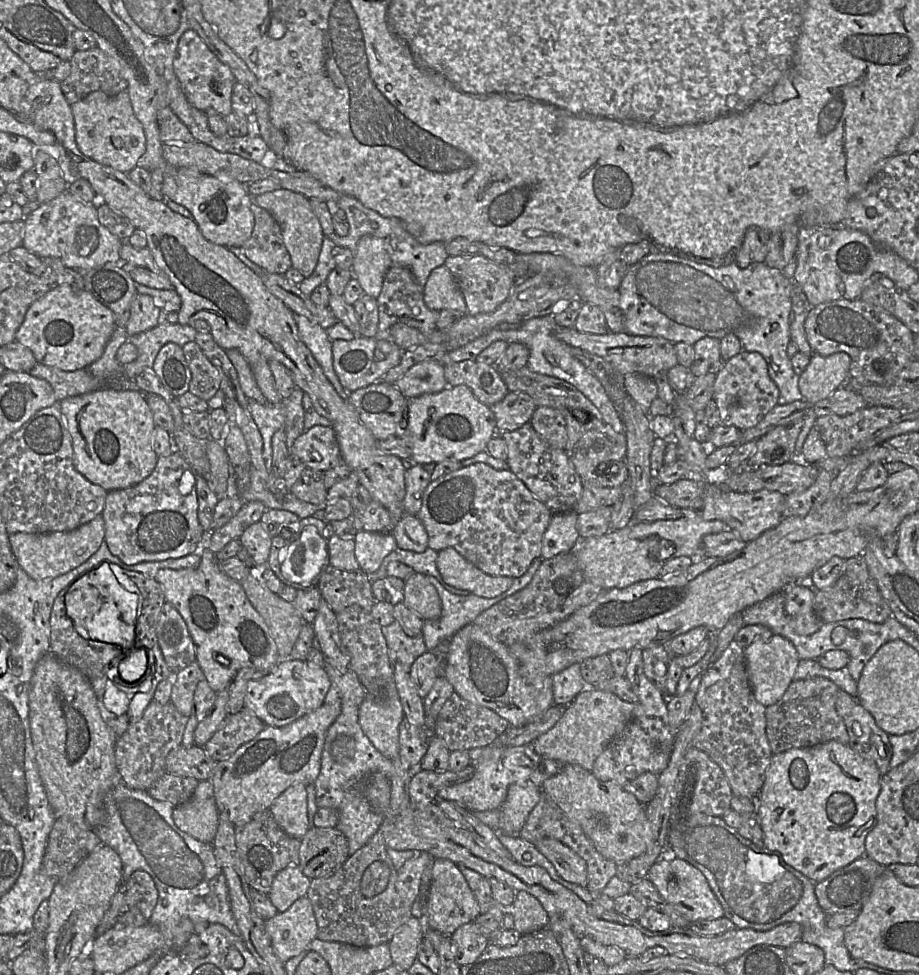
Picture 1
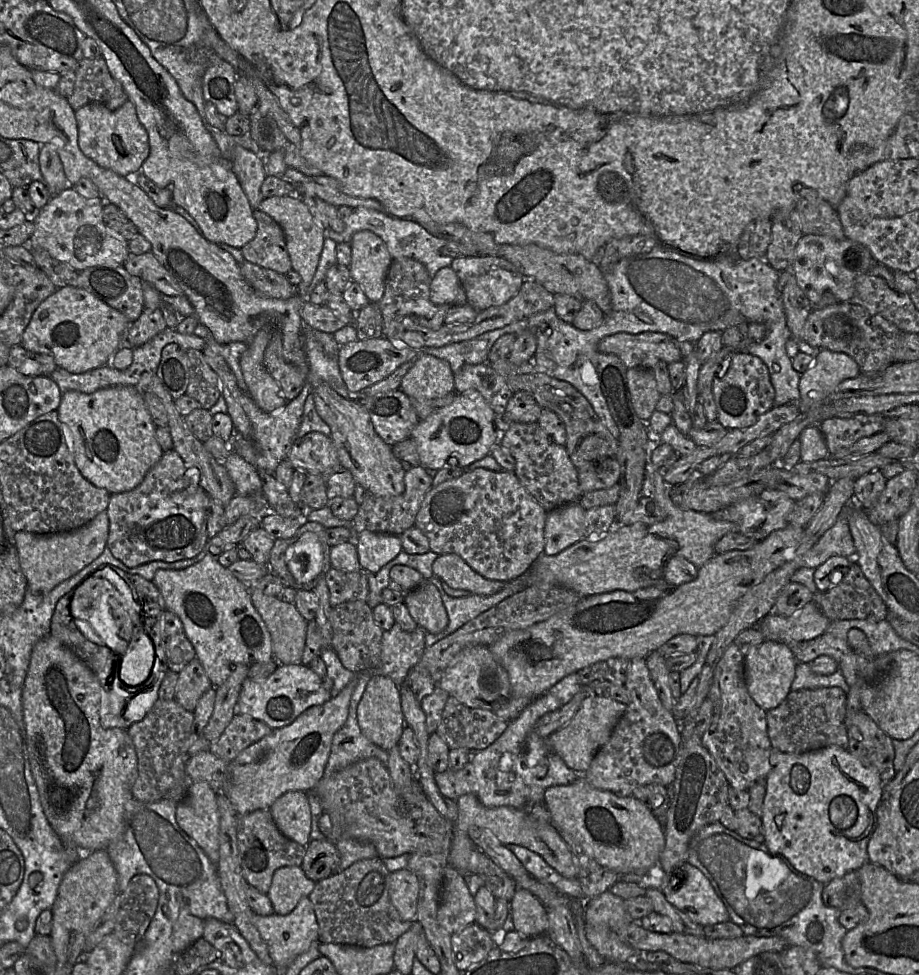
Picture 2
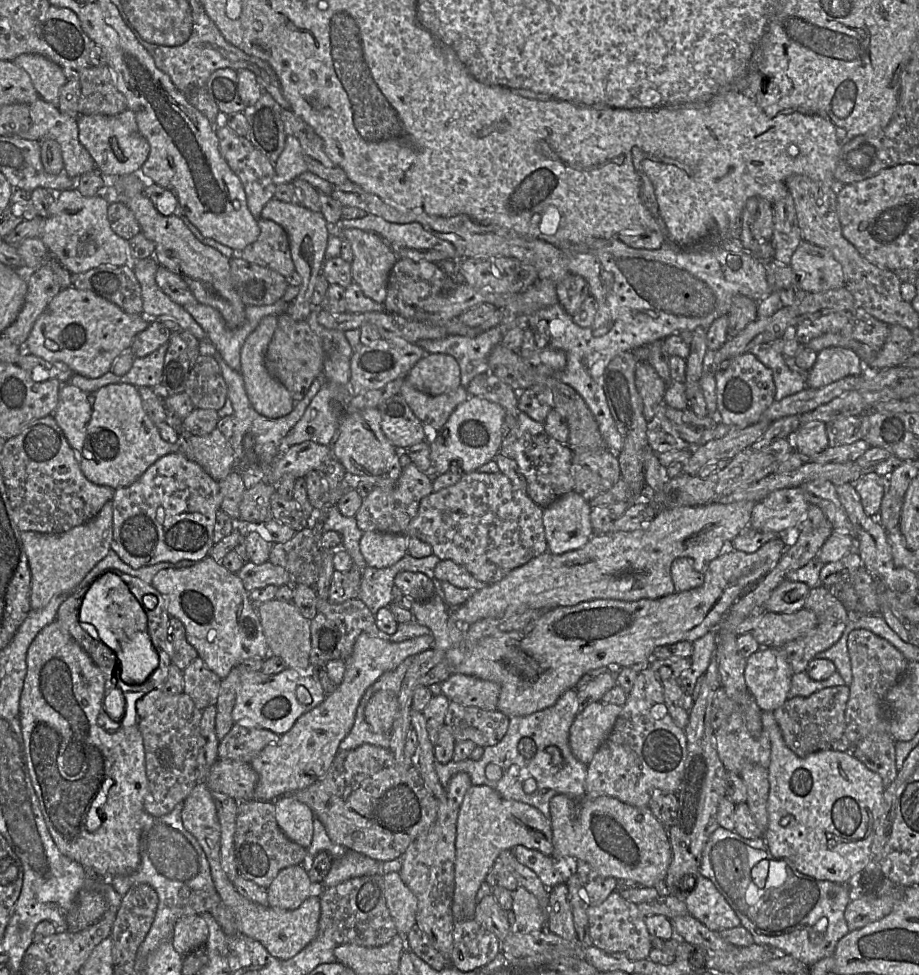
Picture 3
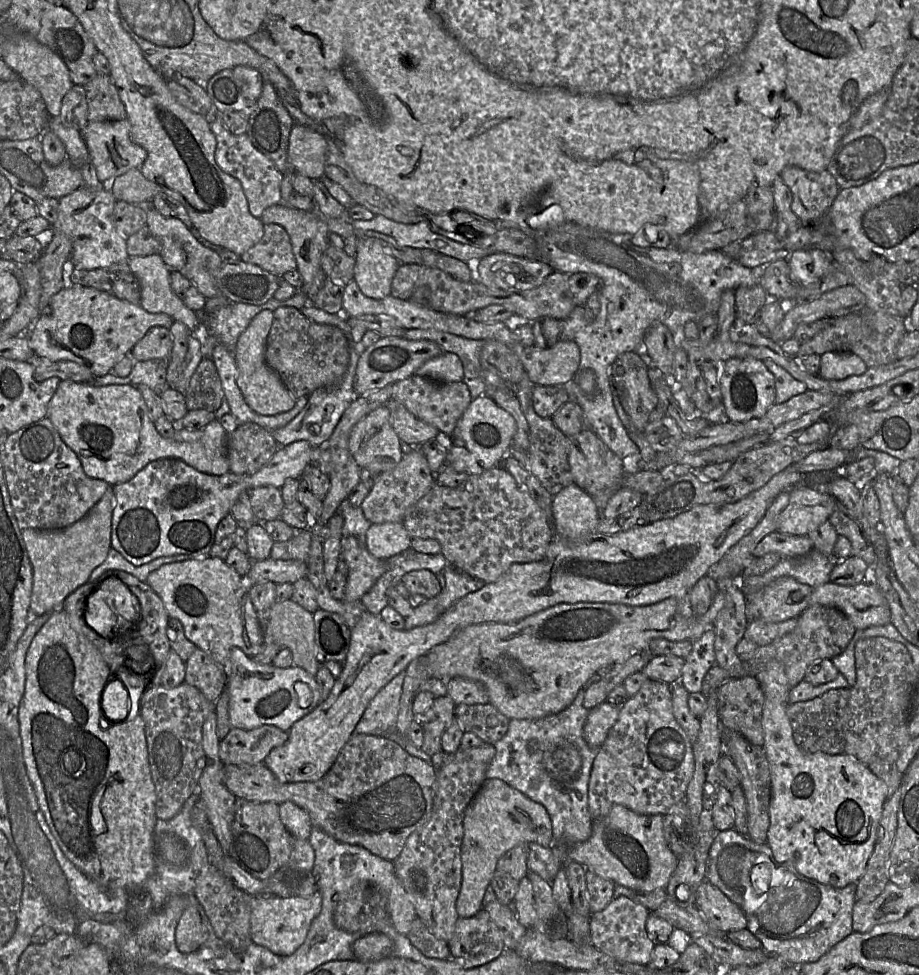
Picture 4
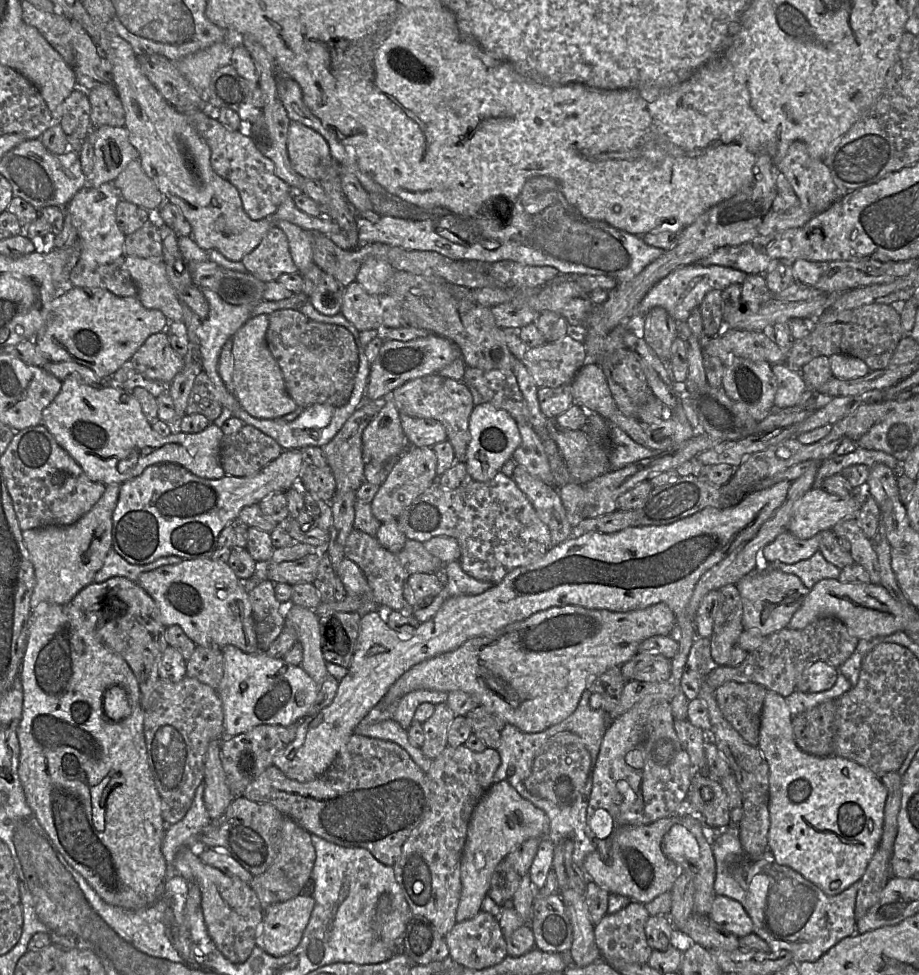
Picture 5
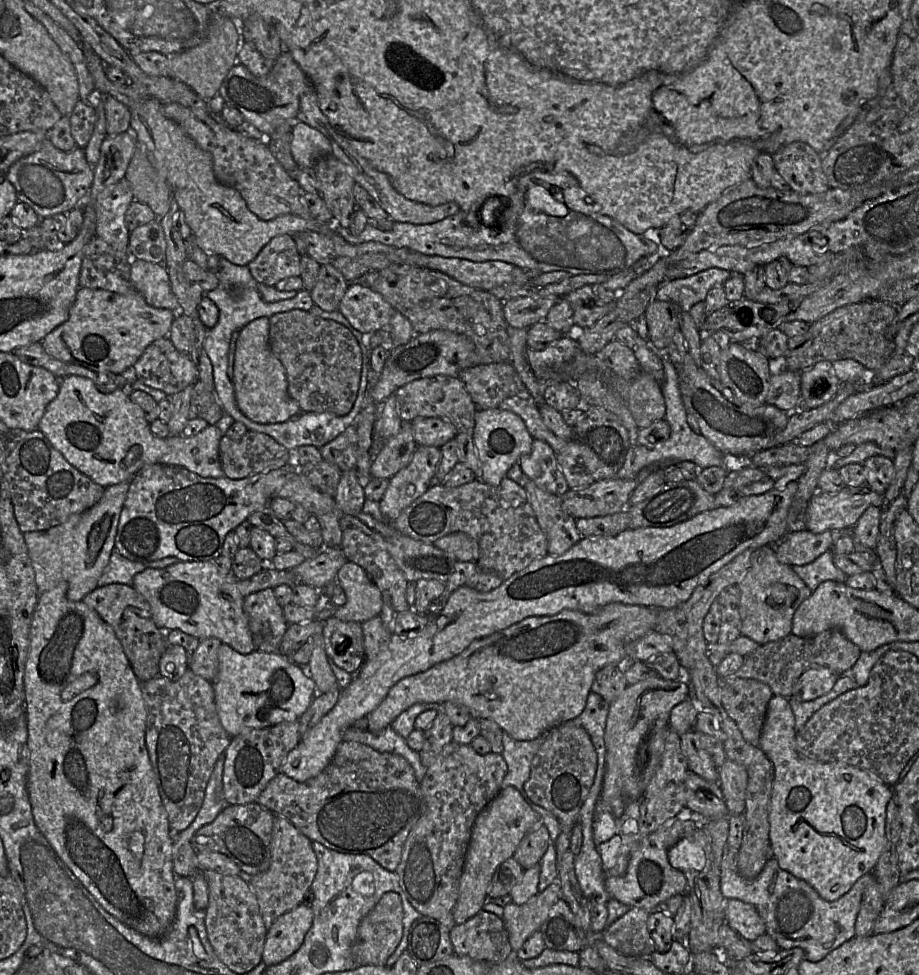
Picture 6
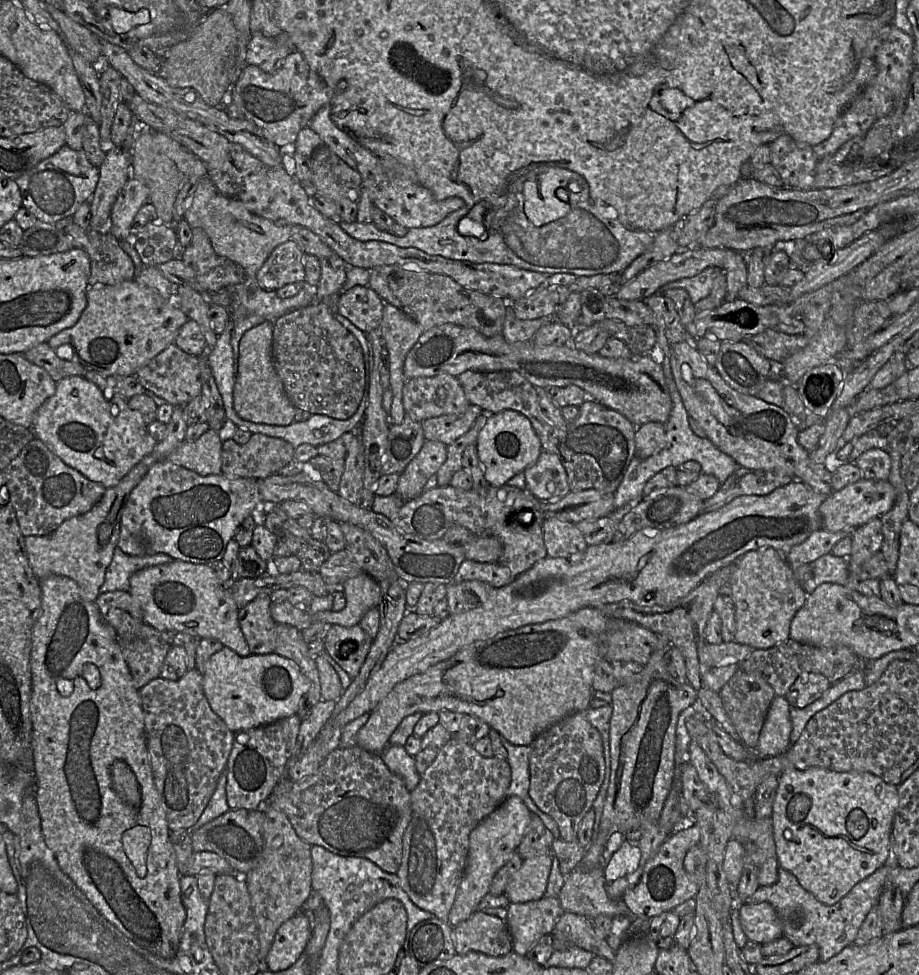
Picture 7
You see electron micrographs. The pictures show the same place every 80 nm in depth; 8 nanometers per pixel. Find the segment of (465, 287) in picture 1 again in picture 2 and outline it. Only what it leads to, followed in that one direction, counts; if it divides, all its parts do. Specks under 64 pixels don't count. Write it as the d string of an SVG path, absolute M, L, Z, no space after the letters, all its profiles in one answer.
M497 256L458 257L452 260L450 267L465 291L467 304L477 311L508 302L519 292L527 279L514 264Z

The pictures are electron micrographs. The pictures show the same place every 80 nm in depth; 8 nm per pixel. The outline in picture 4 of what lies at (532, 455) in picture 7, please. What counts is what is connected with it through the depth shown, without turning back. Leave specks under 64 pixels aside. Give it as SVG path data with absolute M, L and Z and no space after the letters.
M479 396L472 400L450 436L451 447L447 453L446 464L469 475L492 469L512 448L516 430L516 421L510 413L497 405L492 398Z

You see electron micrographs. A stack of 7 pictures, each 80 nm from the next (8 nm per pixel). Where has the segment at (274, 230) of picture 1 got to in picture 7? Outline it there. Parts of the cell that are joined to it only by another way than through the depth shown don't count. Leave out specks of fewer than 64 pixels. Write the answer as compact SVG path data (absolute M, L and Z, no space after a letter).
M292 239L275 247L256 274L257 285L264 290L276 291L286 284L303 282L303 254Z

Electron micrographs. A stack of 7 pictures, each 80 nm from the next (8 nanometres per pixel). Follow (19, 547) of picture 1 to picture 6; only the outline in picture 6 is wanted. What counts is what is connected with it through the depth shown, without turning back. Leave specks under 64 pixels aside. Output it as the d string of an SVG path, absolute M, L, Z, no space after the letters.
M126 480L106 487L101 499L90 509L73 514L65 522L47 530L23 533L35 572L38 596L53 589L60 582L66 582L68 585L67 599L77 602L82 601L88 593L98 587L98 580L109 562L112 551L115 549L118 522L129 486L130 480Z

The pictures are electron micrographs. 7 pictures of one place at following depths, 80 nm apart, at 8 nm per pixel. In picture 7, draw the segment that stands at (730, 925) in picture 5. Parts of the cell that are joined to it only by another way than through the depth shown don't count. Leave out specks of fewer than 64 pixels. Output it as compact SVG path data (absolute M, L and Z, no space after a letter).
M741 903L738 911L748 940L762 945L783 936L781 920L770 903Z

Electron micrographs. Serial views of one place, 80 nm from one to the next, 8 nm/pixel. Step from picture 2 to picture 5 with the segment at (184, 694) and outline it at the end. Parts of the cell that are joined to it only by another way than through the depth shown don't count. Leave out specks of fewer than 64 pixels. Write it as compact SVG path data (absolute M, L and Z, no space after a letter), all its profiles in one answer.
M196 646L186 661L186 676L207 684L217 691L224 674L222 649L217 646Z

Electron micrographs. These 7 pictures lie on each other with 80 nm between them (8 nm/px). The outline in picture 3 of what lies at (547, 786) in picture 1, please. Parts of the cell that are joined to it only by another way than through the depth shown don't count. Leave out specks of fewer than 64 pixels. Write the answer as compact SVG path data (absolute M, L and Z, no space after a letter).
M557 794L550 801L553 854L556 861L575 858L586 861L600 874L640 886L665 884L672 860L667 831L648 807L635 807L614 797L585 796L574 800Z

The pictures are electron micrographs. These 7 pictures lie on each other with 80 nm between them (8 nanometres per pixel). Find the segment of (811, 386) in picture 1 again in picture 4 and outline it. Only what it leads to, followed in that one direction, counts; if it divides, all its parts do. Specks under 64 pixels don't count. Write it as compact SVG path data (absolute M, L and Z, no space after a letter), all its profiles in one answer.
M826 352L821 355L818 375L827 380L842 380L862 375L867 369L865 362L852 352Z

